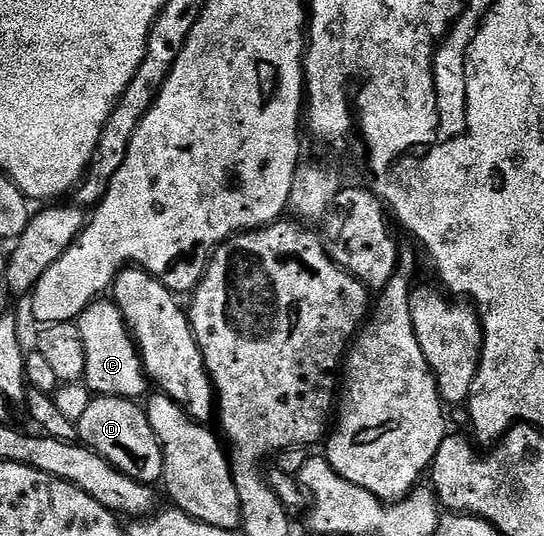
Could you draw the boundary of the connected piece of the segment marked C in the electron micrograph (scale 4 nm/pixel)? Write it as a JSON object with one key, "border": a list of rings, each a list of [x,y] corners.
{"border":[[[113,300],[105,301],[92,302],[75,320],[79,334],[83,336],[83,346],[87,352],[87,368],[83,381],[97,396],[130,400],[144,399],[150,393],[151,382],[146,375],[141,354],[130,330],[125,325],[120,308]]]}

